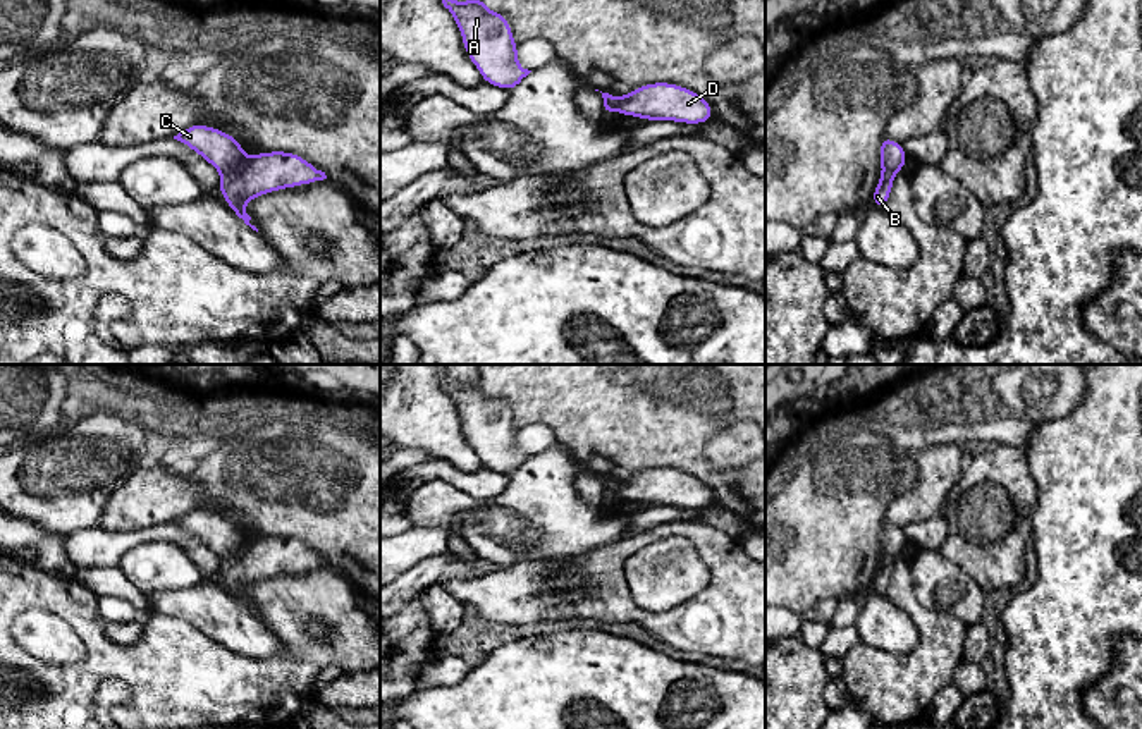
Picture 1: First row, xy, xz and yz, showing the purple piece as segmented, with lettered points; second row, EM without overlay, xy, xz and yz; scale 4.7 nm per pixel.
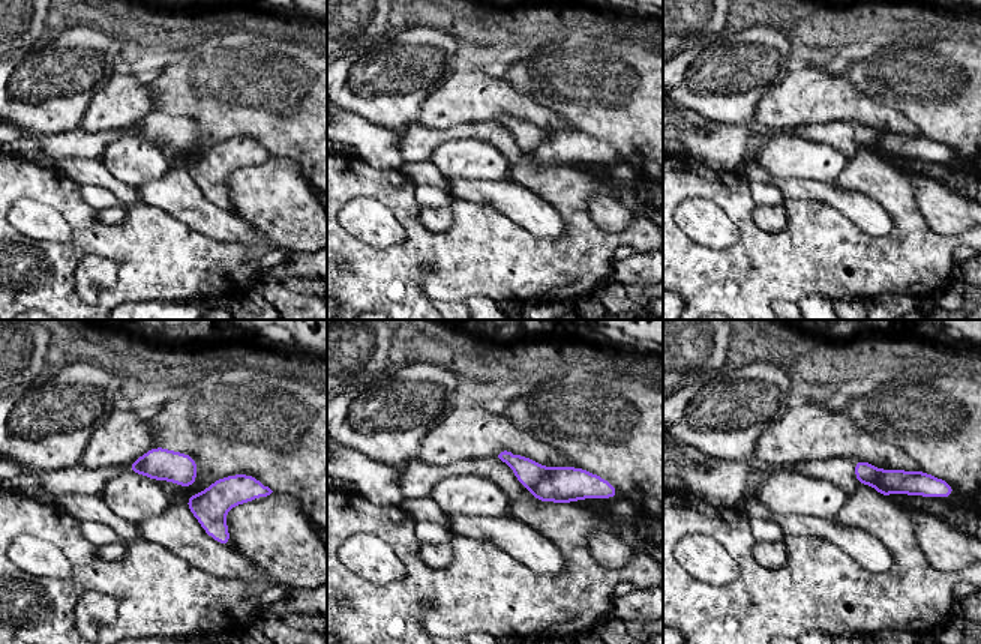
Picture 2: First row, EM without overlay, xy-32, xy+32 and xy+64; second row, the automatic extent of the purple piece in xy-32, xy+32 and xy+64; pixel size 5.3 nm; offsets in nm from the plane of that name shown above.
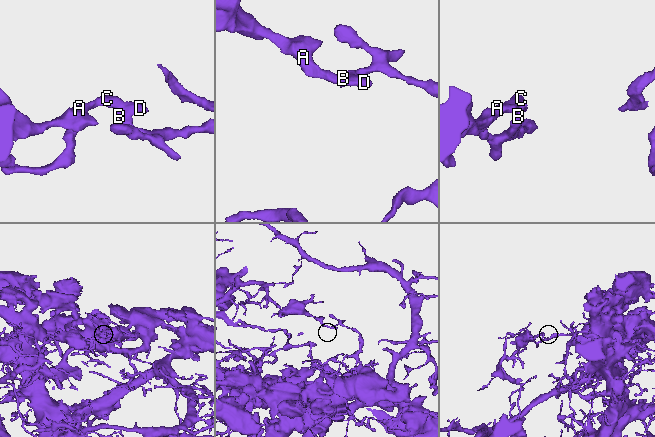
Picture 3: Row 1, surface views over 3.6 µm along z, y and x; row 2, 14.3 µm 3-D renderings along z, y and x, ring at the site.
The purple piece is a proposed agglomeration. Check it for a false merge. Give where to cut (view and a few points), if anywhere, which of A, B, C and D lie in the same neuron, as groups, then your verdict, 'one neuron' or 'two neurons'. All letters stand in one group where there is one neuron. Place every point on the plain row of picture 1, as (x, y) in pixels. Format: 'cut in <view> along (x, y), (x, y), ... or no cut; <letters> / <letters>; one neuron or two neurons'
cut in xy along (245, 544), (222, 559); A C / B D; two neurons

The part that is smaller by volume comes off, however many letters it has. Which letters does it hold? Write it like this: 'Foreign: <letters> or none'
Foreign: A, C

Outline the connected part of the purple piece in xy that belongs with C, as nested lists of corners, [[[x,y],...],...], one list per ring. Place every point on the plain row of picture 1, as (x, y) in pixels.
[[[201,509],[189,511],[174,521],[174,524],[194,535],[220,559],[234,555],[244,545],[241,528],[234,521],[215,512]]]

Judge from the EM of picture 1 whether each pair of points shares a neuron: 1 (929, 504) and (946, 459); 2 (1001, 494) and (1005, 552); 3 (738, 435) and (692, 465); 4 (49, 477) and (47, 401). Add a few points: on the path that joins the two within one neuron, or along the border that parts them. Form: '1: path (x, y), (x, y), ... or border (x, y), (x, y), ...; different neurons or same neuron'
1: path (929, 494), (938, 470); same neuron
2: path (1001, 508), (1001, 539); same neuron
3: border (730, 423), (704, 447), (706, 459), (718, 471); different neurons
4: border (69, 420), (35, 439); different neurons

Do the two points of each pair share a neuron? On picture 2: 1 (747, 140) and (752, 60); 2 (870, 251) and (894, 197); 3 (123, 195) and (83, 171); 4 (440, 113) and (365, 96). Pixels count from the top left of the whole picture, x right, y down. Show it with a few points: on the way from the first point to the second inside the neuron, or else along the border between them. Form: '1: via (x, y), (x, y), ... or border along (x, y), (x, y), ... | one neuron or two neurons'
1: border along (714, 120), (749, 125) | two neurons
2: via (887, 245), (900, 231), (900, 213) | one neuron
3: via (113, 185), (93, 171) | one neuron
4: border along (443, 80), (425, 99), (417, 120) | two neurons

